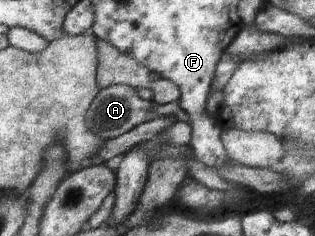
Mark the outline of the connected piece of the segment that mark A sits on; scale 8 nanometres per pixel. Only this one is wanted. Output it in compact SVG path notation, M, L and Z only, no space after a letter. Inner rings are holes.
M112 84L104 89L99 89L93 97L92 103L86 112L88 130L95 133L103 141L117 138L141 123L157 117L153 112L153 100L141 99L134 88L127 85Z

